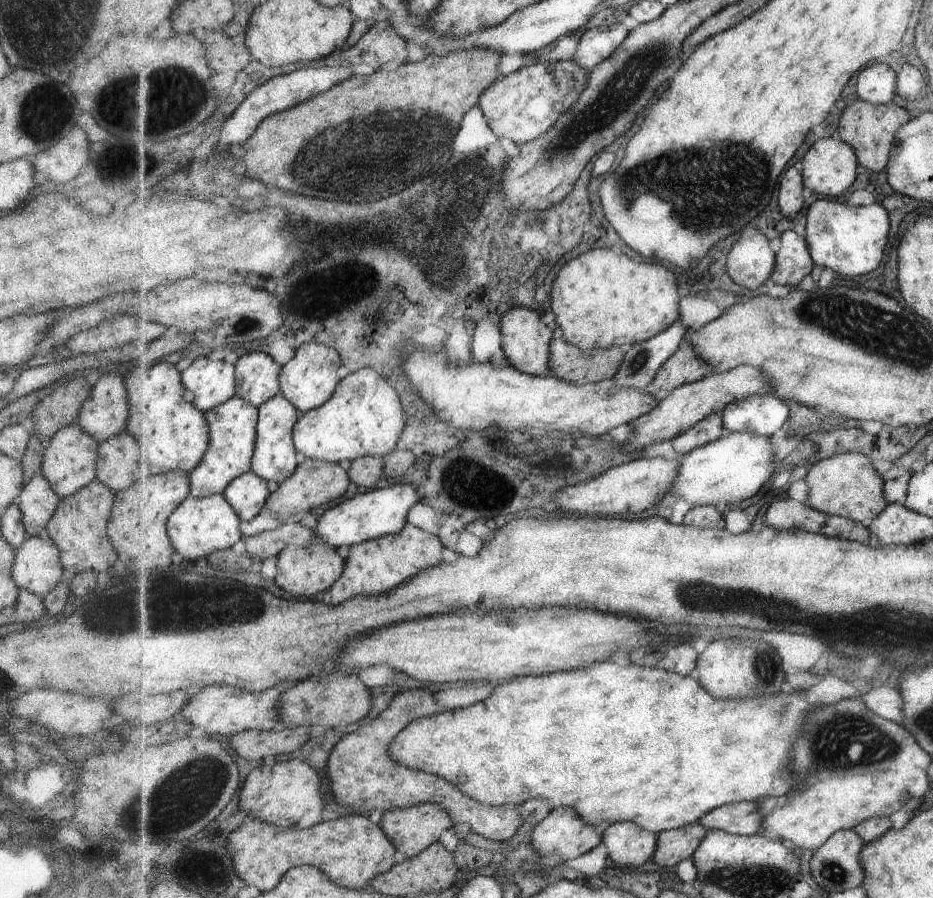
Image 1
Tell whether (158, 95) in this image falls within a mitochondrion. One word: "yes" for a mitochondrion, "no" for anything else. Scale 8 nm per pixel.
yes

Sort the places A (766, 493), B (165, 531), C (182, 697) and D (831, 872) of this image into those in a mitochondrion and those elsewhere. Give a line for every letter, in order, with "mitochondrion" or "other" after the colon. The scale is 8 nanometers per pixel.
A: other
B: other
C: other
D: mitochondrion

